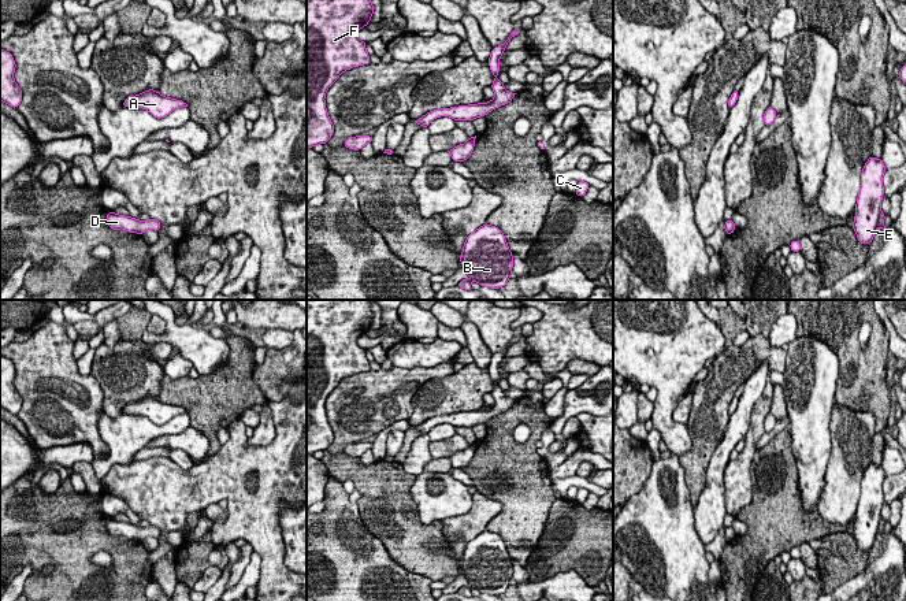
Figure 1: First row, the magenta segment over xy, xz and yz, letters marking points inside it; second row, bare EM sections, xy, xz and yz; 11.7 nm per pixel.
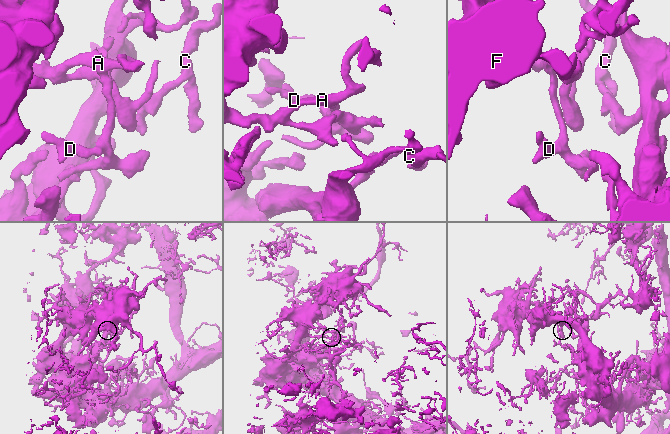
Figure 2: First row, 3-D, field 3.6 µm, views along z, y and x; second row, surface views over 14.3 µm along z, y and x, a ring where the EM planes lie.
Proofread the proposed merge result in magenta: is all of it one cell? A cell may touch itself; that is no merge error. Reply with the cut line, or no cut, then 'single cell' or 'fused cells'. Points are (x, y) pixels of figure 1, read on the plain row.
cut none; single cell

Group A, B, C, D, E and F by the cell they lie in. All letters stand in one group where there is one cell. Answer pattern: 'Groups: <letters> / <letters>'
Groups: A B C D E F

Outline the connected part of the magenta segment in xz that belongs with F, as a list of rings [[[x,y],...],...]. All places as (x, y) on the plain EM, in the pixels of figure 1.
[[[307,300],[307,456],[324,452],[334,441],[324,408],[328,394],[344,378],[371,370],[357,338],[370,330],[374,318],[368,300]]]

